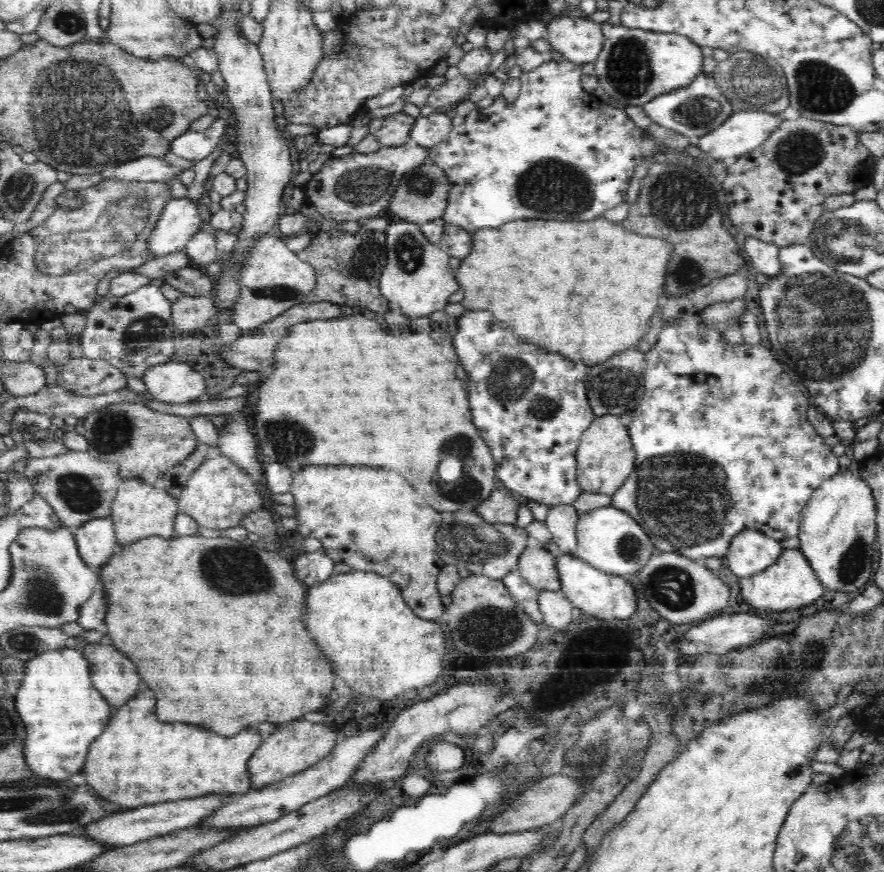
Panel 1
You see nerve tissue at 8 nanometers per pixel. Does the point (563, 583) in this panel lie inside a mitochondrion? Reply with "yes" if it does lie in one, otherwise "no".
no

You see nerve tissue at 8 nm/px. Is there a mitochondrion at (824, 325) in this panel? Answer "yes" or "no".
yes

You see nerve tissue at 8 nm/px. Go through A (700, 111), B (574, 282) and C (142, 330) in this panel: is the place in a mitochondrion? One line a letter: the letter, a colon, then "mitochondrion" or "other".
A: mitochondrion
B: other
C: mitochondrion

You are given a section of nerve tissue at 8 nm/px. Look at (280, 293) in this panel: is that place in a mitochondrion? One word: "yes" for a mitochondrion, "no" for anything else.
yes

